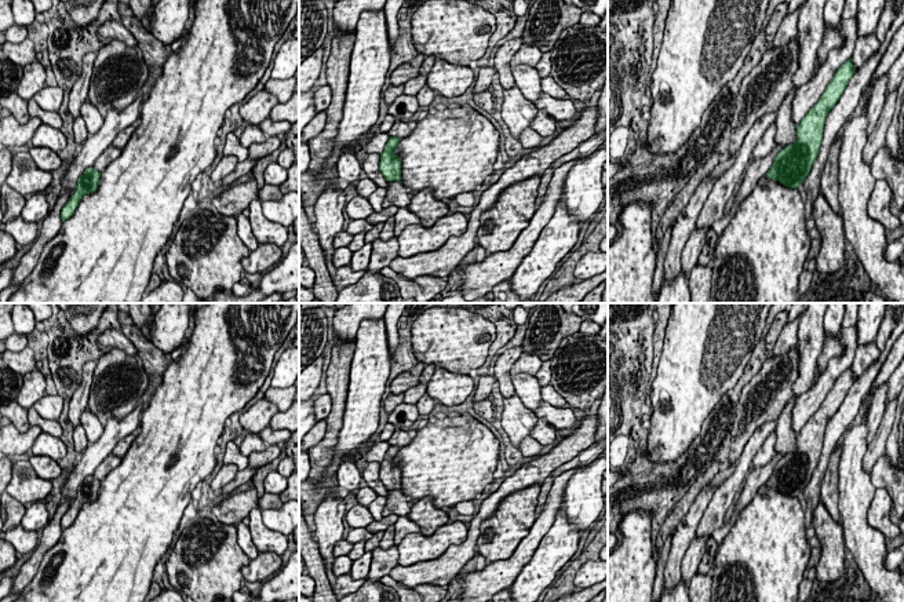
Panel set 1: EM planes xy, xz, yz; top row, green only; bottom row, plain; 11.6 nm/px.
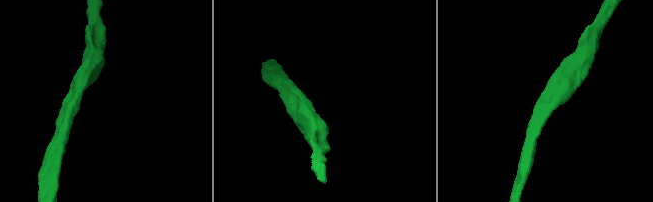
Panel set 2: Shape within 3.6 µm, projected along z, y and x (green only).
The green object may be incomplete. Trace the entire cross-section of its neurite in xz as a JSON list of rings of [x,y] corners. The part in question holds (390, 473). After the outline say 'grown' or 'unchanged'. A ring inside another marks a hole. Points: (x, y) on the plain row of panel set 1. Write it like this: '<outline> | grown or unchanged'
[[[390,445],[383,461],[380,463],[379,478],[387,490],[401,490],[401,467],[394,463],[398,452],[400,446]]] | unchanged

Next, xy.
[[[94,475],[87,477],[83,484],[77,488],[77,495],[74,503],[69,507],[61,521],[62,530],[69,528],[76,517],[79,515],[81,507],[98,497],[101,481],[95,479]]] | unchanged

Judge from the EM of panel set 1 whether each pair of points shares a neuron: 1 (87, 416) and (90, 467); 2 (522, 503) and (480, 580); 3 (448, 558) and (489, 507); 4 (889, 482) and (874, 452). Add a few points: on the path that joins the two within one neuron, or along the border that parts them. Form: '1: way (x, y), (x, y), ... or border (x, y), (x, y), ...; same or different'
1: border (104, 427), (99, 437), (90, 444); different
2: border (517, 544), (507, 558), (495, 559), (488, 564); different
3: way (462, 550), (471, 539), (476, 521); same
4: border (884, 452), (870, 471); different

